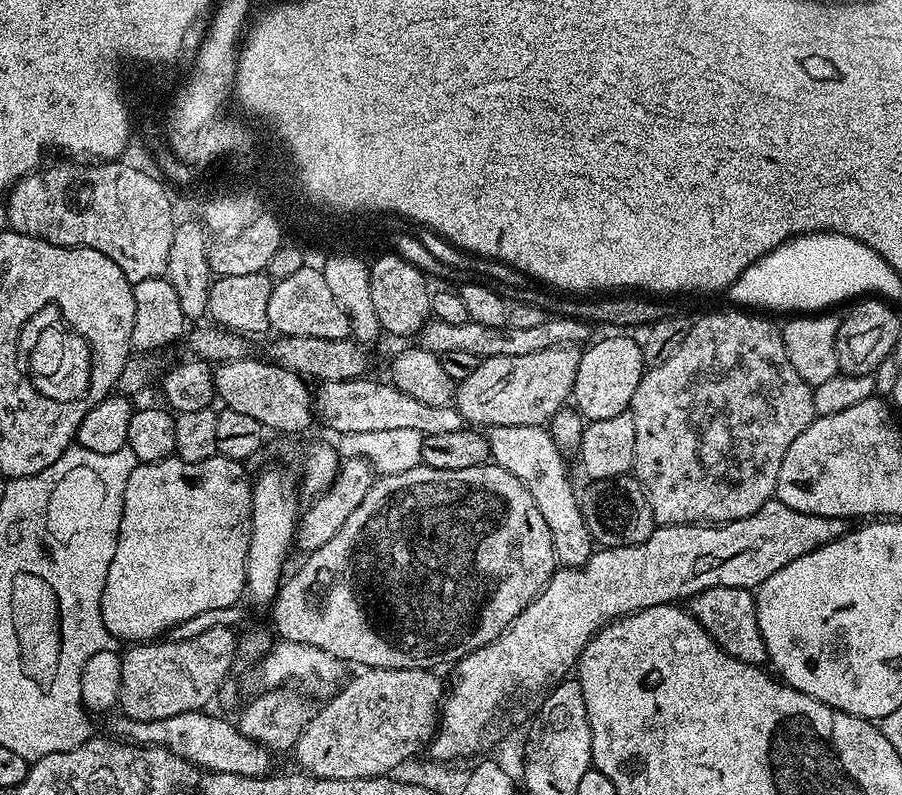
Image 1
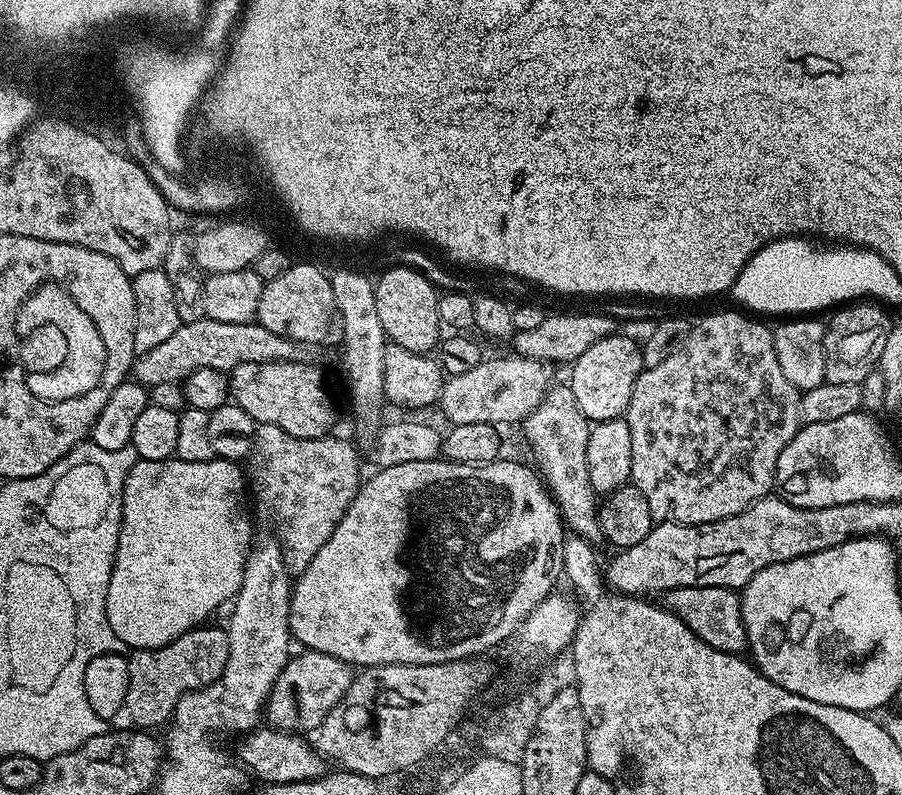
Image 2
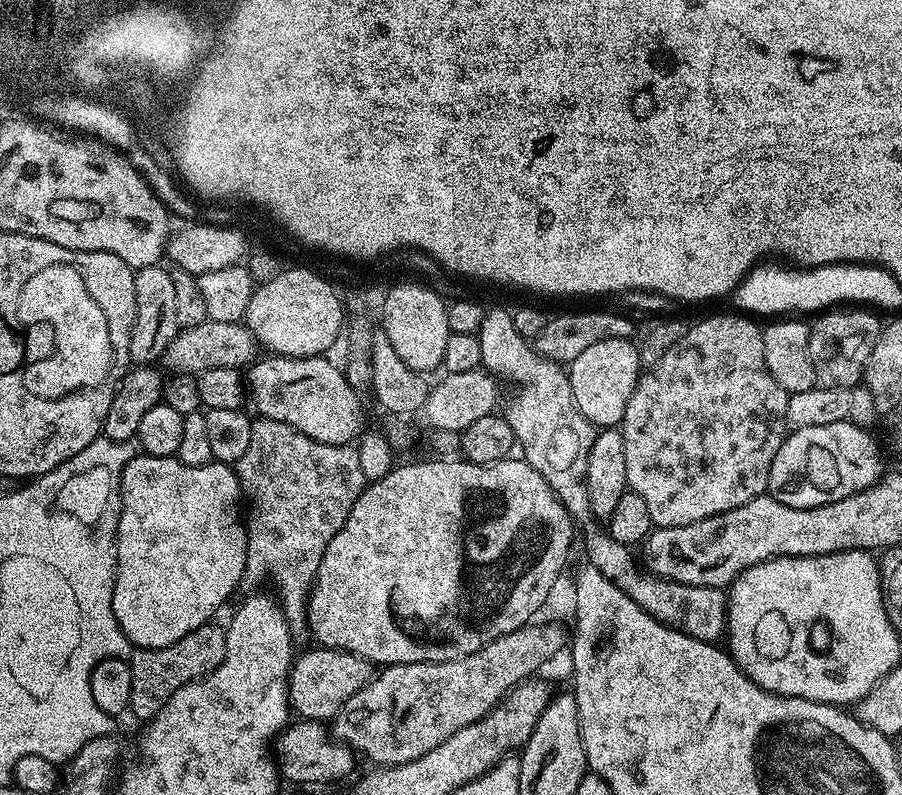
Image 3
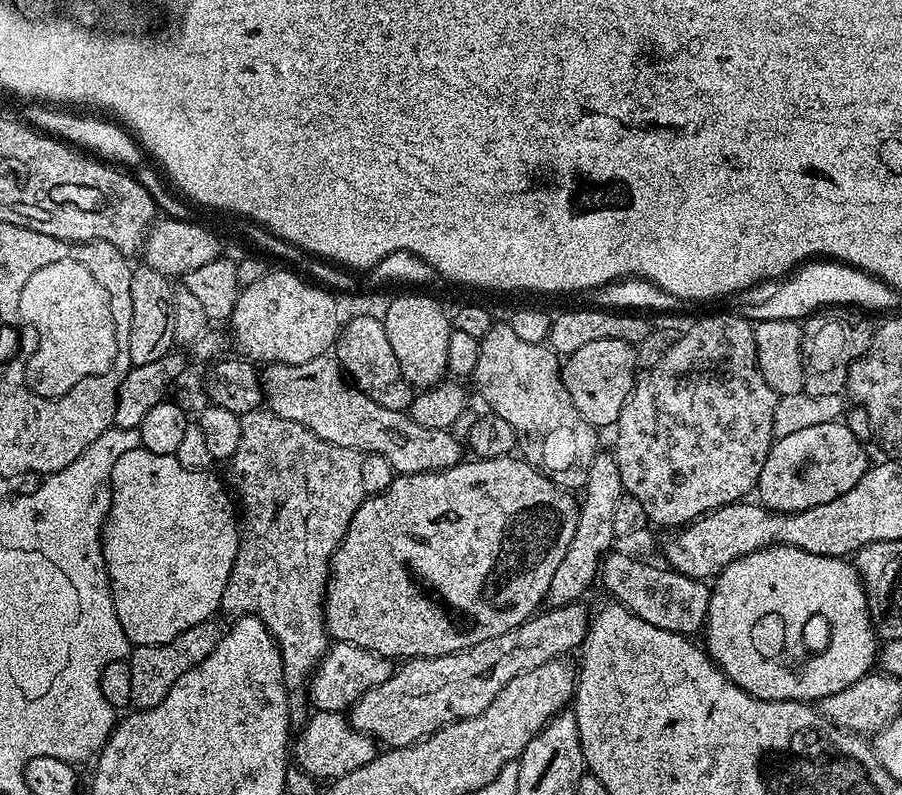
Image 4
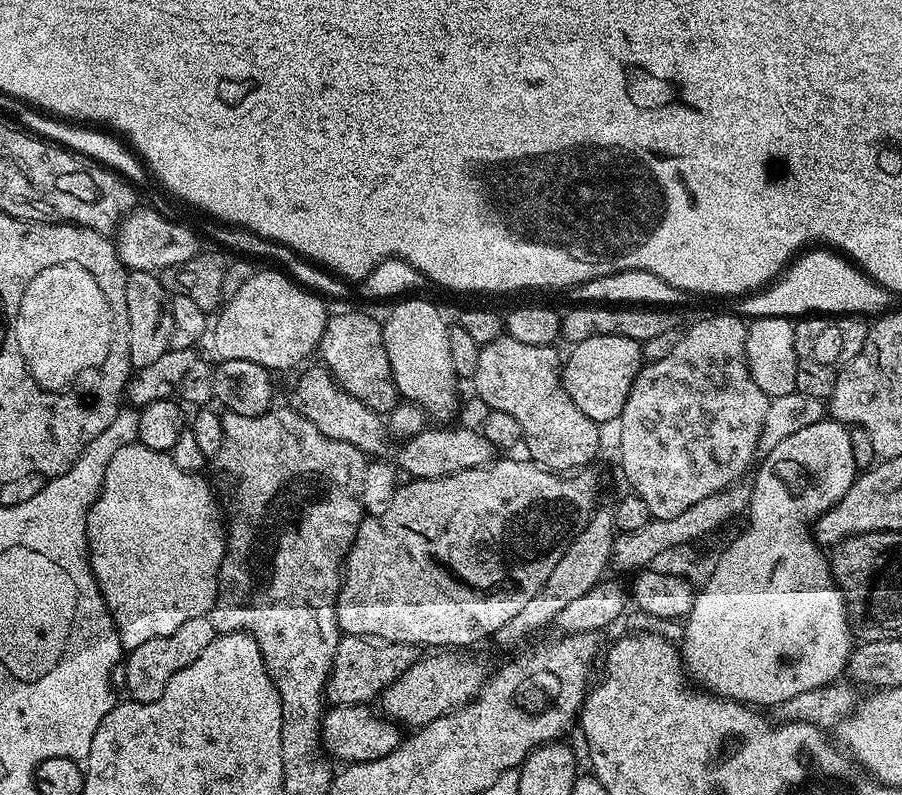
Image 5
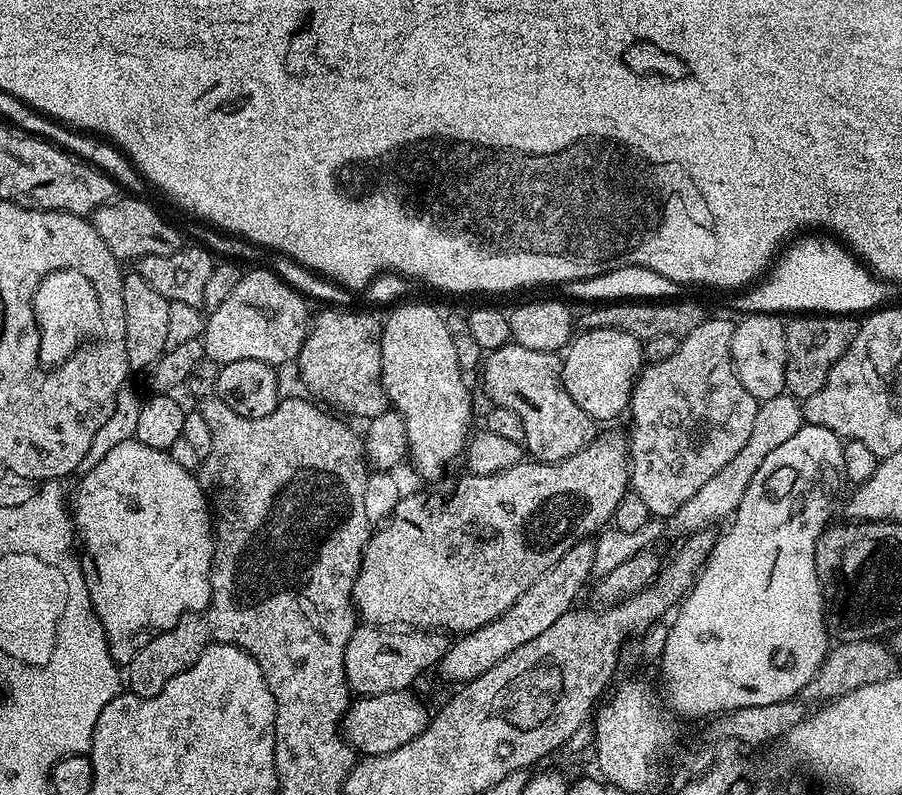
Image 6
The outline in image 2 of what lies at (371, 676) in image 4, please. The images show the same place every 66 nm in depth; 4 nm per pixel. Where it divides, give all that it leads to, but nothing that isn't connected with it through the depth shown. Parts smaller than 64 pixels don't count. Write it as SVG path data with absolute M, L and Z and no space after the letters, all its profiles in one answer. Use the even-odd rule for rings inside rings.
M307 650L299 654L301 656L293 655L278 674L266 701L266 720L281 732L312 734L319 728L322 718L342 702L346 690L350 690L354 668L330 654Z

